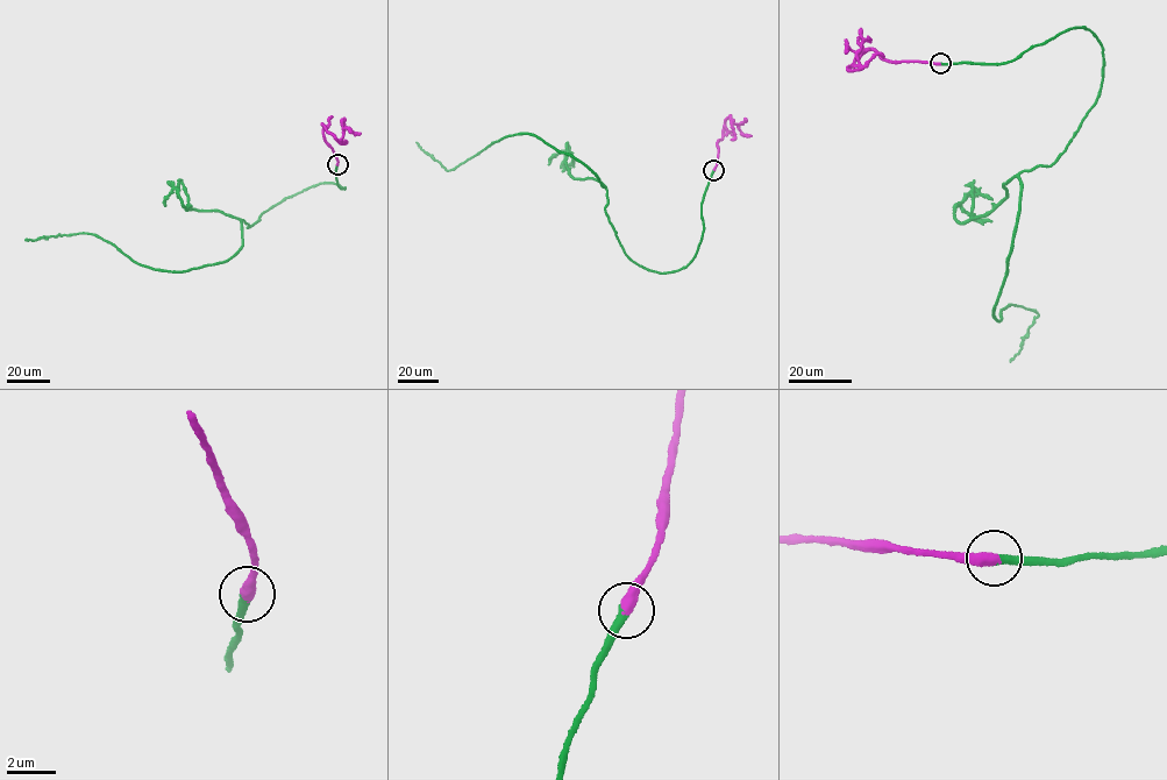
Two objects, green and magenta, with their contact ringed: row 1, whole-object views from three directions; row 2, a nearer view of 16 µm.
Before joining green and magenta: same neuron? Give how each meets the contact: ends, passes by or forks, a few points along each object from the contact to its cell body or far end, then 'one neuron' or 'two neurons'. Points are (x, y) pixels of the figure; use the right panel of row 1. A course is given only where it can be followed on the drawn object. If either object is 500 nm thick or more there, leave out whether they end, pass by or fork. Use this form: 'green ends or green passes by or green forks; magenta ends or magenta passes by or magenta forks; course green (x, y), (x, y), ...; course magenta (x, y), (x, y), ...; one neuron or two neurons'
green ends; magenta ends; course green (940, 63), (1011, 61), (1083, 27), (1103, 50), (1076, 133), (1019, 175), (994, 313), (1038, 313), (1010, 362); course magenta (939, 63), (887, 61), (874, 50), (868, 50), (859, 55), (849, 70), (859, 69), (858, 52), (868, 36); one neuron

